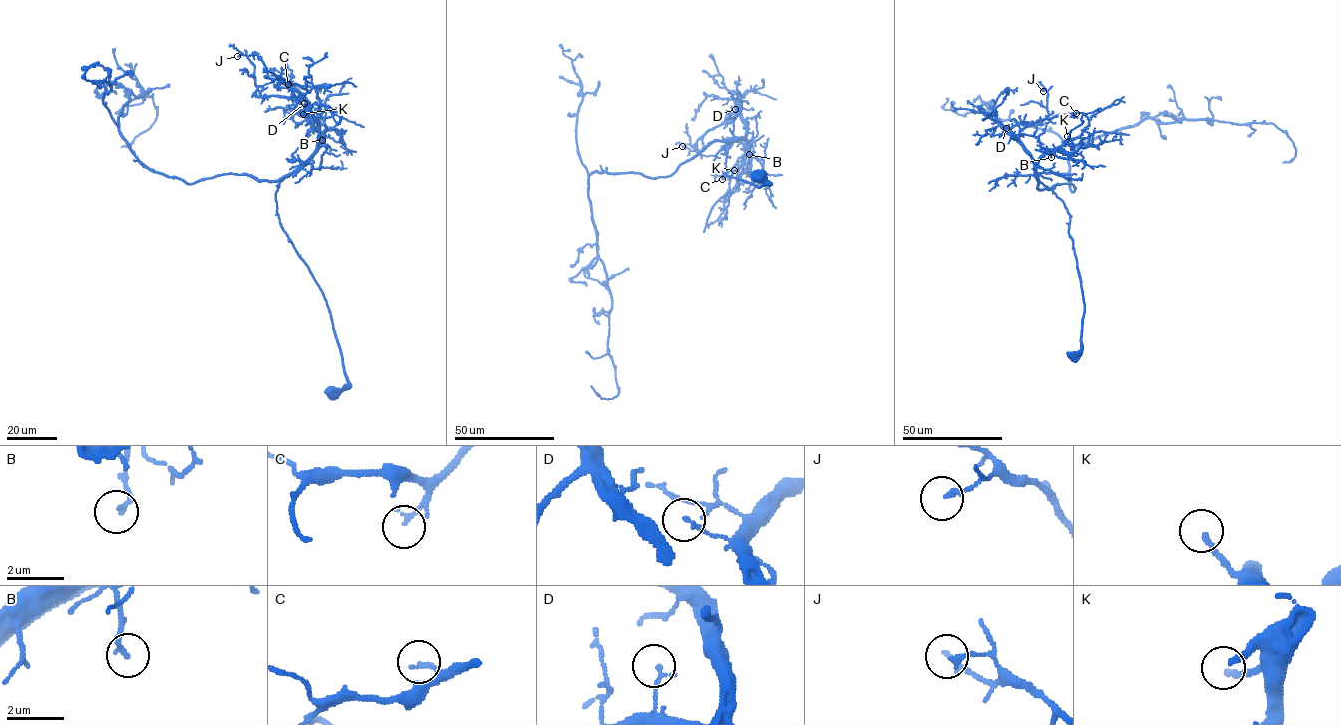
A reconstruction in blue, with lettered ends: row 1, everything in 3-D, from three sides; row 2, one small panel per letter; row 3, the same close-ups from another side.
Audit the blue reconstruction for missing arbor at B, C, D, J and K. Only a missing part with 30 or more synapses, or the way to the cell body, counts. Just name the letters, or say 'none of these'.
K

